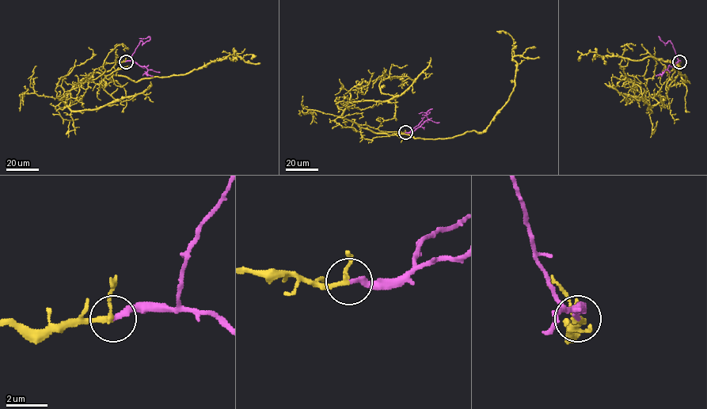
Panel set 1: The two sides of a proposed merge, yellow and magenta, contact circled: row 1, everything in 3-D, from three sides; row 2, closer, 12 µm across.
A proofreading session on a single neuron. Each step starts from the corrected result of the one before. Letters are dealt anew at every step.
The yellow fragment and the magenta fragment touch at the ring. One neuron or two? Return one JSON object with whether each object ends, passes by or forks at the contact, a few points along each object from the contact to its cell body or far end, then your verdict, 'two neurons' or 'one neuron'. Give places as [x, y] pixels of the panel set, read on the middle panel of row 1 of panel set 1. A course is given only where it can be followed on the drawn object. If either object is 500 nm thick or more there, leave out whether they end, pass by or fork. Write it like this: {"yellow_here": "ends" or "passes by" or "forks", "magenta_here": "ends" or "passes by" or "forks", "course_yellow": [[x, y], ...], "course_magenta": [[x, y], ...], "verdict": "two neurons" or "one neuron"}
{"yellow_here": "passes by", "magenta_here": "ends", "course_yellow": [[405, 132], [359, 125], [376, 133], [429, 138], [487, 127], [508, 99], [516, 71], [512, 38], [496, 31]], "course_magenta": [[405, 132], [409, 132], [429, 113], [419, 113]], "verdict": "one neuron"}

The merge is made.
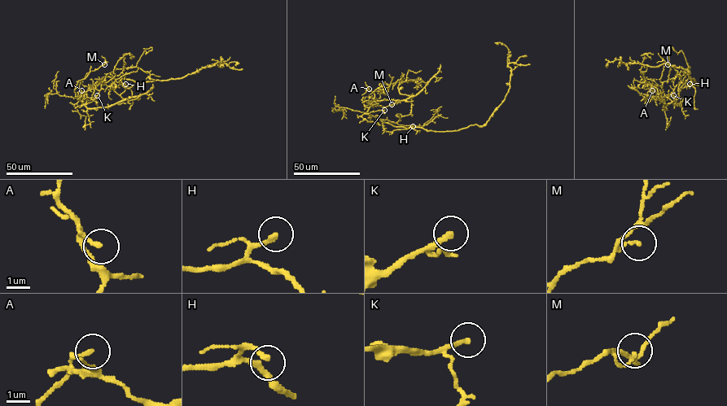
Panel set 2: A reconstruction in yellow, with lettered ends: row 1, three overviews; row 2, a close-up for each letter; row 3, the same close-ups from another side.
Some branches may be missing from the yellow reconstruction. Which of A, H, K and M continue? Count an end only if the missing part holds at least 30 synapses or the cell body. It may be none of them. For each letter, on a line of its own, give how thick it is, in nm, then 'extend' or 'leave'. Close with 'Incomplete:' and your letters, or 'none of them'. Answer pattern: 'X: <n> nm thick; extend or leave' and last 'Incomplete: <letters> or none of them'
A: 170 nm thick; leave
H: 200 nm thick; leave
K: 200 nm thick; extend
M: 120 nm thick; leave
Incomplete: K

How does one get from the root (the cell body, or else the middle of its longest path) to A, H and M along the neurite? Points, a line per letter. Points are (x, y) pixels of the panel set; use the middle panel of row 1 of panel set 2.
A: (416, 127), (393, 126), (370, 115), (368, 110), (374, 94), (369, 89)
H: (416, 127), (393, 126), (378, 118), (375, 121), (390, 132), (413, 126)
M: (416, 127), (383, 122), (369, 114), (361, 99), (370, 105), (391, 104)

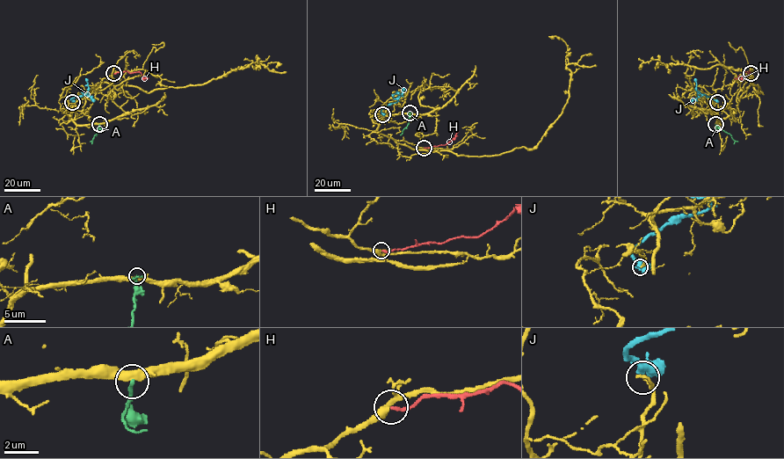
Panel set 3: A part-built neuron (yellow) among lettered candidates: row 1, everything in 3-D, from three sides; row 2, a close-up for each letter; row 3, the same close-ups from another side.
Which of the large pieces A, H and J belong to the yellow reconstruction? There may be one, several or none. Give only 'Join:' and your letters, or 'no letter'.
Join: H

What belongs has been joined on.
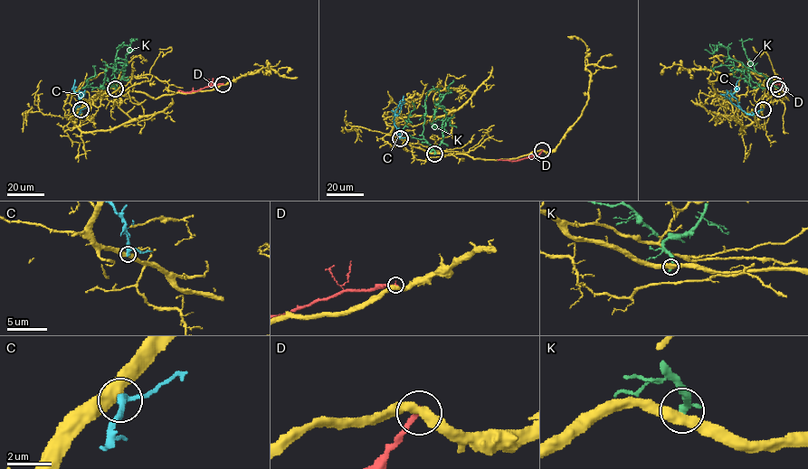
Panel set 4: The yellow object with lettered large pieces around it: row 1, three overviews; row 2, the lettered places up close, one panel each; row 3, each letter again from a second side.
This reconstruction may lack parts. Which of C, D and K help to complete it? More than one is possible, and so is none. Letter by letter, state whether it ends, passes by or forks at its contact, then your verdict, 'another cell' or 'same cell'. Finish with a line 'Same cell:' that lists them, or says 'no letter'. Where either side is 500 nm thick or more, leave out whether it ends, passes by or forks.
C: it passes by | another cell
D: it ends | another cell
K: it ends | another cell
Same cell: no letter

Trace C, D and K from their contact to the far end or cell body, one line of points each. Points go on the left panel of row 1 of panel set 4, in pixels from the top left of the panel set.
C: (80, 109), (78, 115), (73, 111), (79, 98), (74, 90), (75, 79)
D: (223, 84), (195, 90), (178, 90)
K: (115, 89), (127, 60), (117, 57), (117, 51), (124, 45), (130, 48), (128, 53), (134, 50)

